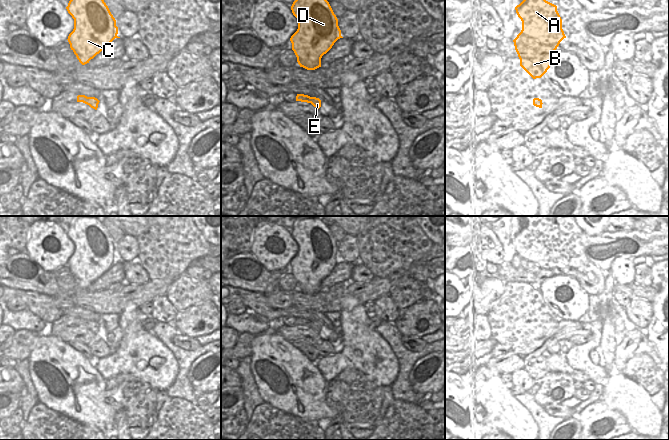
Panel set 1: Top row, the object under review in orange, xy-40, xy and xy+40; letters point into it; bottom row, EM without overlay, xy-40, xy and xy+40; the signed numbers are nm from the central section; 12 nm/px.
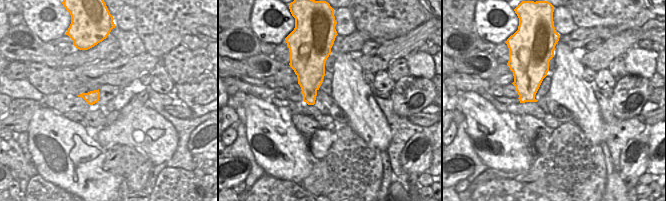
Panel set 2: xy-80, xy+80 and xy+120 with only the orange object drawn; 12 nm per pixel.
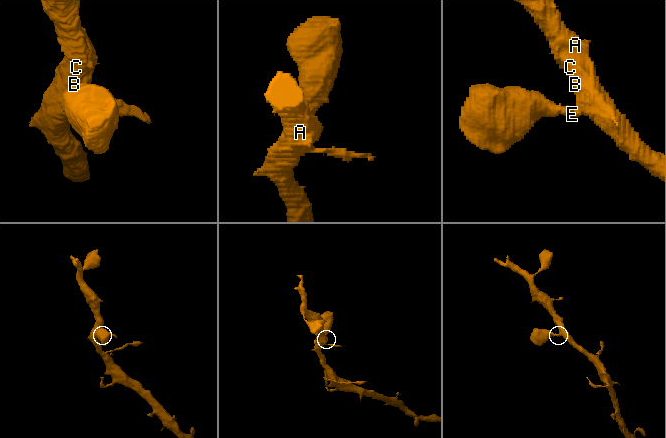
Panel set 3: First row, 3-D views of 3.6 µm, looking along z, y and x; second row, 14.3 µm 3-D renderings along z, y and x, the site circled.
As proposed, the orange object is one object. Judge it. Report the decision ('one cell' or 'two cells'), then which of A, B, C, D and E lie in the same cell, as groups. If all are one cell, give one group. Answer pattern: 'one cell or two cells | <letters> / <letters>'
one cell | A B C D E

